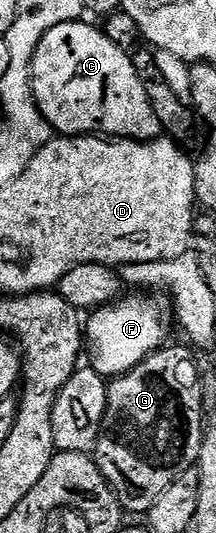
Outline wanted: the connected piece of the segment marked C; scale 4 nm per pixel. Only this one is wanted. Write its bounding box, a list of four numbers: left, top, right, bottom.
[32,20,163,140]

